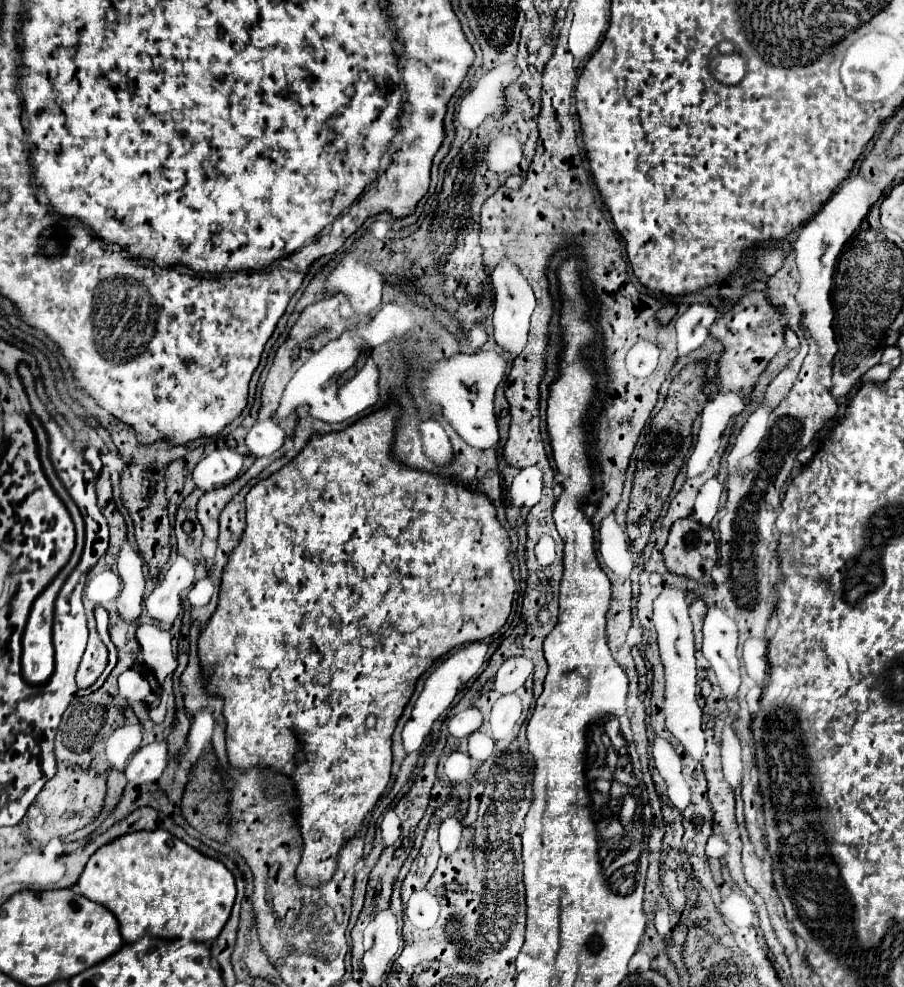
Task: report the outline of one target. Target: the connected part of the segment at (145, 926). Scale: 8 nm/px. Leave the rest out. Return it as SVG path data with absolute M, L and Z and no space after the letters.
M166 830L130 832L100 846L86 862L86 868L78 880L78 888L86 898L106 906L116 916L124 942L136 942L136 938L142 936L154 936L168 940L172 948L188 942L202 942L208 946L226 924L236 898L234 876L222 862L200 854Z

